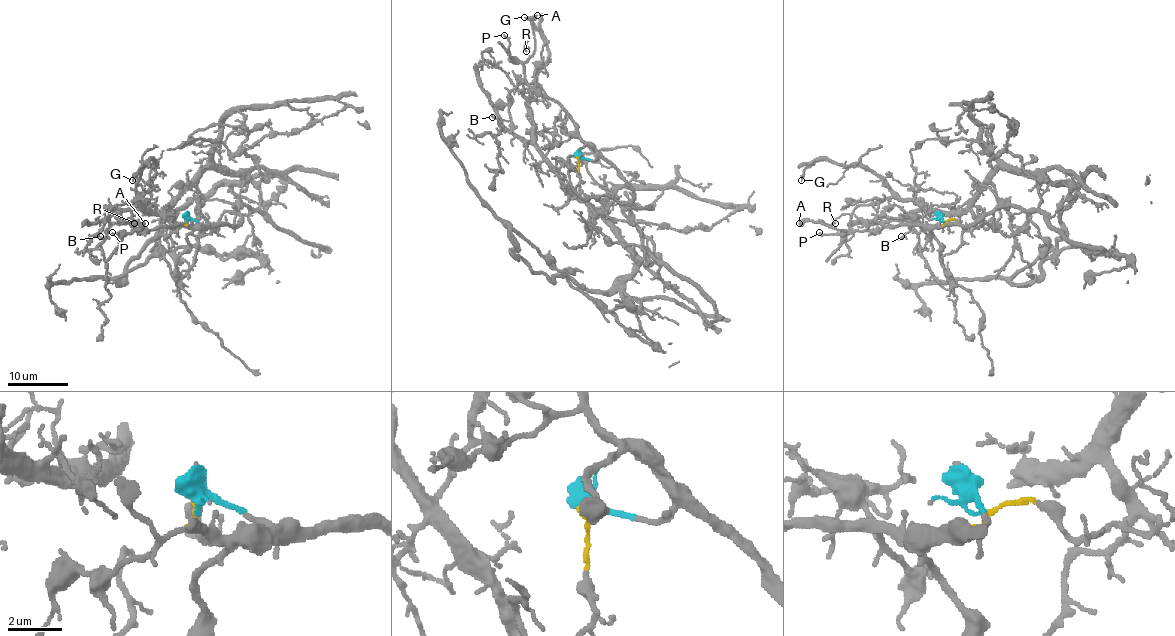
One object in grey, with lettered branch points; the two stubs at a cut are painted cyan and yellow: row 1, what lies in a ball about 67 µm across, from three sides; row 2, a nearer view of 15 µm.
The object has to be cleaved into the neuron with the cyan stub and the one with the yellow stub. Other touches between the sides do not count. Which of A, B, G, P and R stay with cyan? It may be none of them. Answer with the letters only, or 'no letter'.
A, P, R

